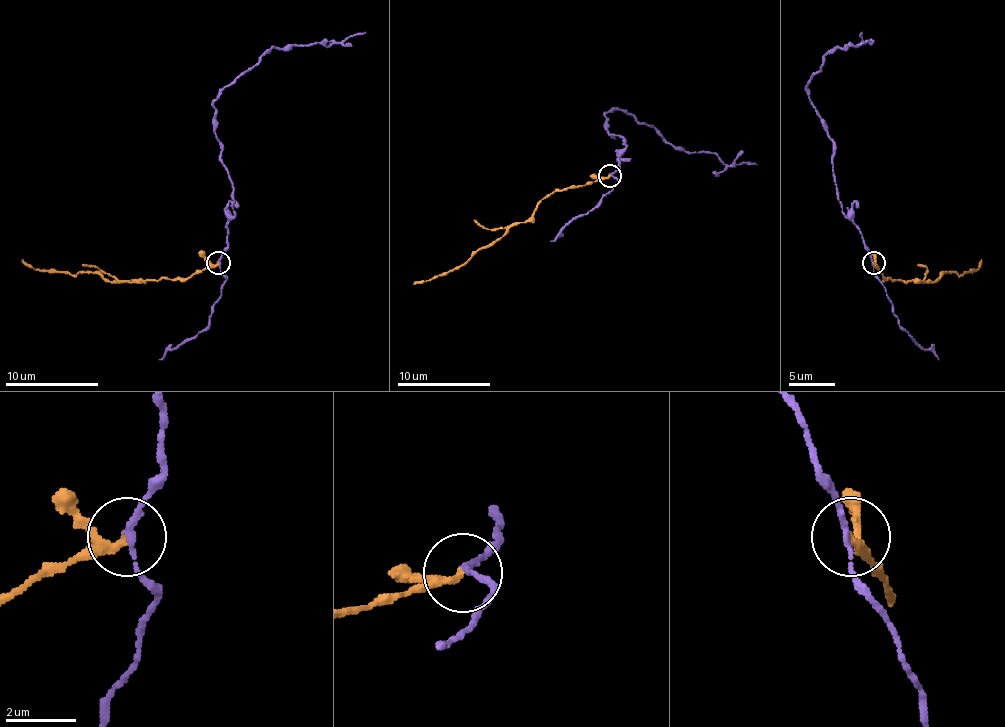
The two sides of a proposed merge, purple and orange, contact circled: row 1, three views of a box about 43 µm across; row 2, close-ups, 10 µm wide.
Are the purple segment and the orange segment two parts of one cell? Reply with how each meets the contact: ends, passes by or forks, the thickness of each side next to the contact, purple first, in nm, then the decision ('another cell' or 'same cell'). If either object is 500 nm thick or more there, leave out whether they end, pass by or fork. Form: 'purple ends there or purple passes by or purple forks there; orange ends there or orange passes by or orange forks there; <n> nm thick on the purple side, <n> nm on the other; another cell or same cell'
purple passes by; orange passes by; 150 nm thick on the purple side, 180 nm on the other; another cell

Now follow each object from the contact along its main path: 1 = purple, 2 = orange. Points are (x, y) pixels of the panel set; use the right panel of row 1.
1: (872, 263), (860, 229), (844, 212), (832, 143), (806, 82), (837, 47), (860, 45), (862, 31)
2: (874, 263), (883, 277), (890, 280), (934, 282), (944, 273), (960, 275), (976, 270), (981, 259)

